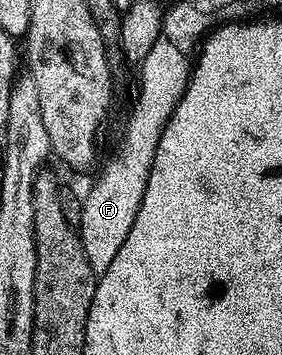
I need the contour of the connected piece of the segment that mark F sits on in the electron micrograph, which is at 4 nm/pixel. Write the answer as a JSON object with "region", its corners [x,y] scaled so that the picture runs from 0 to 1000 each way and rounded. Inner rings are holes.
{"region":[[[571,101],[514,169],[486,186],[486,203],[493,268],[450,338],[436,414],[411,428],[408,456],[383,462],[365,493],[326,518],[323,538],[309,549],[298,544],[287,558],[294,594],[273,645],[316,755],[330,755],[340,777],[376,766],[365,749],[383,758],[379,738],[401,744],[401,721],[415,721],[429,687],[443,687],[443,665],[457,665],[457,642],[472,642],[472,620],[486,620],[486,586],[500,586],[500,563],[514,552],[571,372],[656,259],[677,186],[667,155],[610,124],[603,107]]]}

